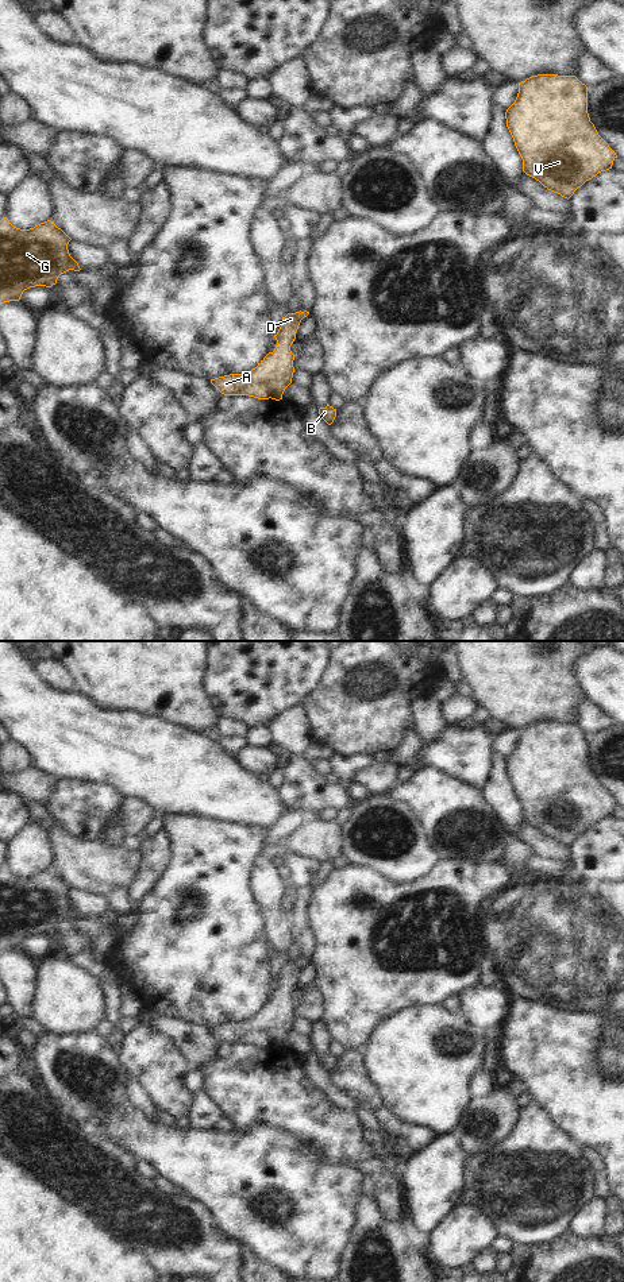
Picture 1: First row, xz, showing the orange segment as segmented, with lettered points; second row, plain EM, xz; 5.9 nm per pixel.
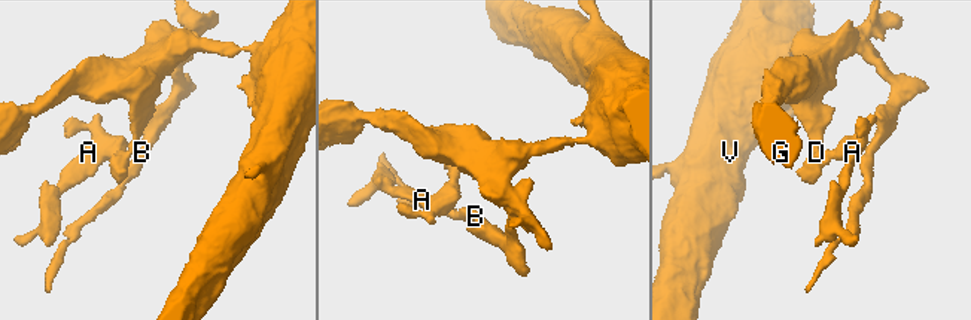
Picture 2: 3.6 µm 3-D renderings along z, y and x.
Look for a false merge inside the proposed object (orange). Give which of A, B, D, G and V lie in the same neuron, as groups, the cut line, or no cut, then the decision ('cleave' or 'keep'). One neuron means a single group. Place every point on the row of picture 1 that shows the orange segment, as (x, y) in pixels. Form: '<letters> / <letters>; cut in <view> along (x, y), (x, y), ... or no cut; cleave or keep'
A B D G V; no cut; keep

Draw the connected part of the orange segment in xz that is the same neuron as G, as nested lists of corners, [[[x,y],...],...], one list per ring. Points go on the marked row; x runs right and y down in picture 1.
[[[7,217],[0,220],[0,304],[19,301],[23,291],[35,287],[51,287],[61,274],[80,271],[70,256],[68,244],[72,239],[50,220],[30,229],[14,227]]]

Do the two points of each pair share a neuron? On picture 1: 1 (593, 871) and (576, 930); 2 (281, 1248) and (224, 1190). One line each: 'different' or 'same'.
1: different
2: same

